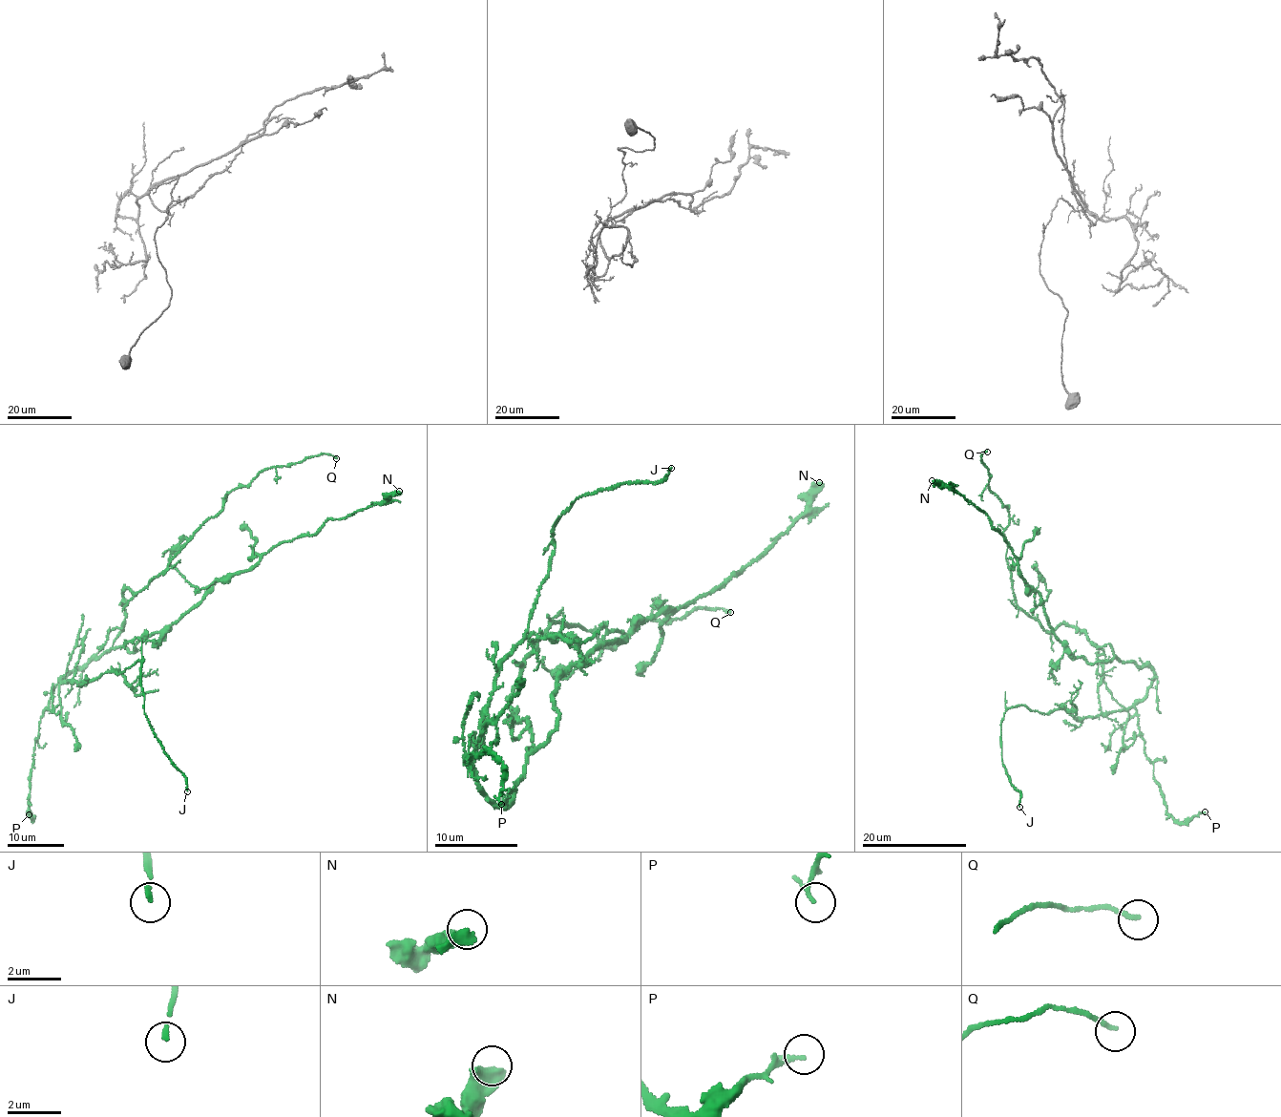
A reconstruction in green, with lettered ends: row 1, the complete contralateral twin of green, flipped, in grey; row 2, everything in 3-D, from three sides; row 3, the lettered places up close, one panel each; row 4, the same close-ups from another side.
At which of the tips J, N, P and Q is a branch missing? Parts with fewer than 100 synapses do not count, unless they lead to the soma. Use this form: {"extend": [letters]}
{"extend": ["J"]}

